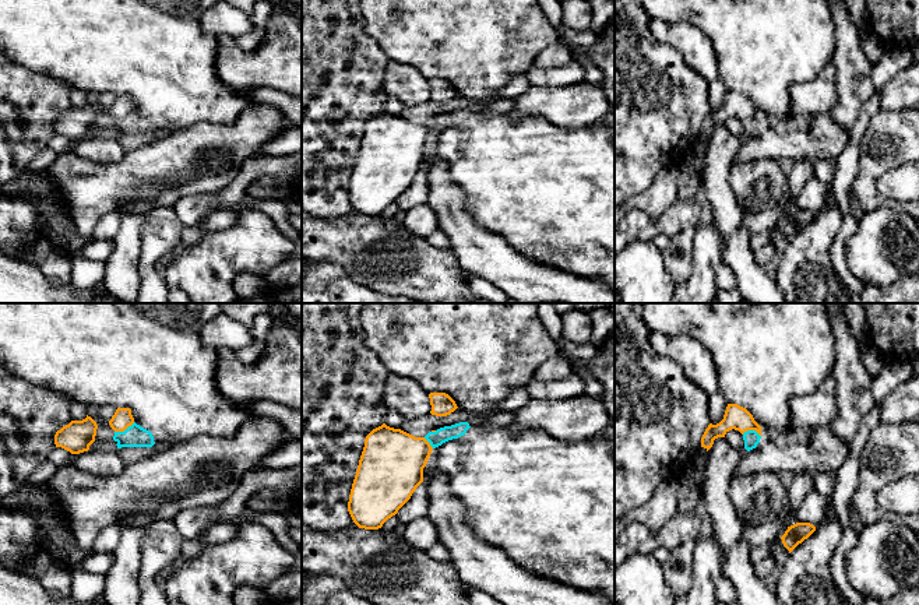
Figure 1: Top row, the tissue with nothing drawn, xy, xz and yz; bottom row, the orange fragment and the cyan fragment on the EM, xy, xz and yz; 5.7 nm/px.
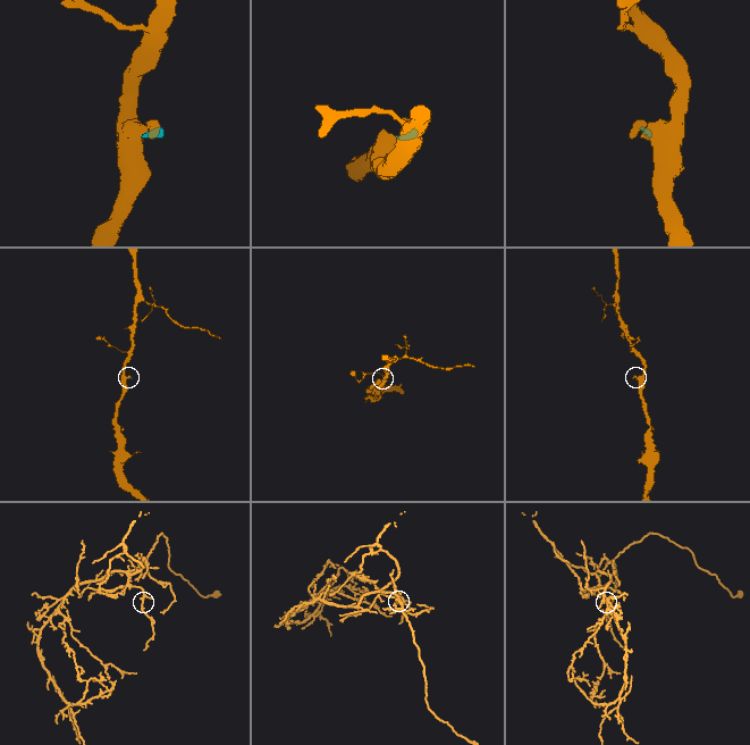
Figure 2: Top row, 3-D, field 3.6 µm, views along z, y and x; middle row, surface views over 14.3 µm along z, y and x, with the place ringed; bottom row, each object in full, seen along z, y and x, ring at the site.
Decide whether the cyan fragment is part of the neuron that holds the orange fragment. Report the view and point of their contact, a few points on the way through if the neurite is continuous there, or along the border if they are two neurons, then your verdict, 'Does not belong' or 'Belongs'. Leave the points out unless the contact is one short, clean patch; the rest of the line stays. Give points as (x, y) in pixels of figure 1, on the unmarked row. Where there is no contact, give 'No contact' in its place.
Touches orange at xy (125, 116). Path across: xy (122, 106), (125, 116), (134, 123). Belongs

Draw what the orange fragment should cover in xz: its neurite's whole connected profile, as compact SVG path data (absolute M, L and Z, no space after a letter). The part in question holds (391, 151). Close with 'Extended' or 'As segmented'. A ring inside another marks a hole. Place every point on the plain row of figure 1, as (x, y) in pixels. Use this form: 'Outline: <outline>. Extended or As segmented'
Outline: M460 109L415 124L383 110L365 126L352 170L348 198L359 215L378 217L395 203L423 169L432 137L469 116Z. Extended

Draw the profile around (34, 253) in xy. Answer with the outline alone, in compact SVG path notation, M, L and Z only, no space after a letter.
M50 232L49 235L41 235L34 243L25 245L18 254L18 260L39 265L49 254L60 249L61 242Z

